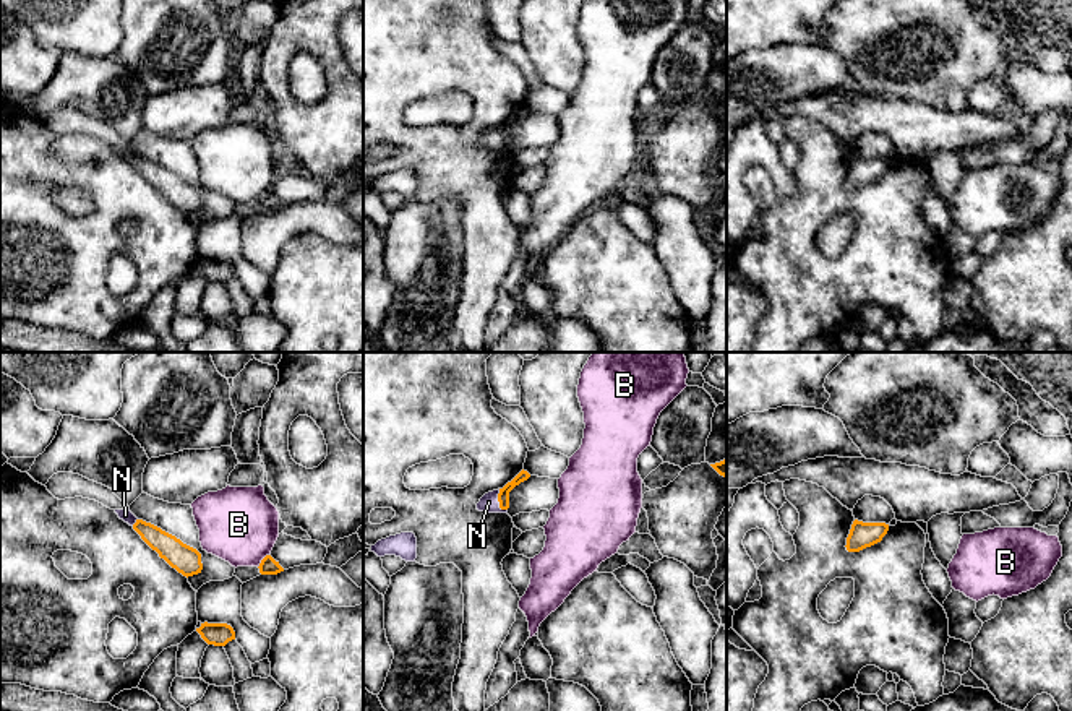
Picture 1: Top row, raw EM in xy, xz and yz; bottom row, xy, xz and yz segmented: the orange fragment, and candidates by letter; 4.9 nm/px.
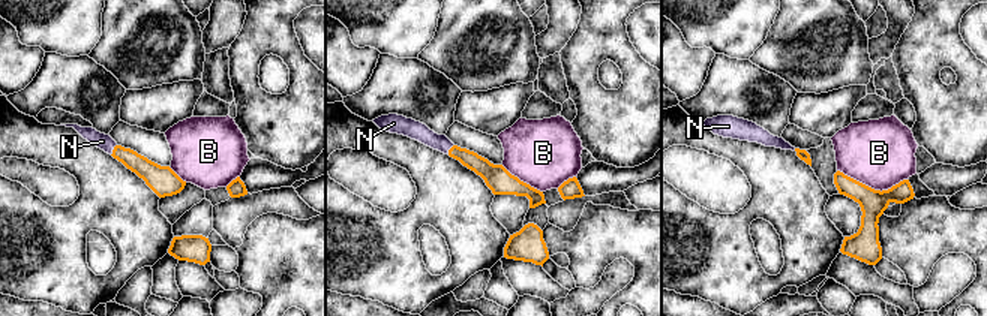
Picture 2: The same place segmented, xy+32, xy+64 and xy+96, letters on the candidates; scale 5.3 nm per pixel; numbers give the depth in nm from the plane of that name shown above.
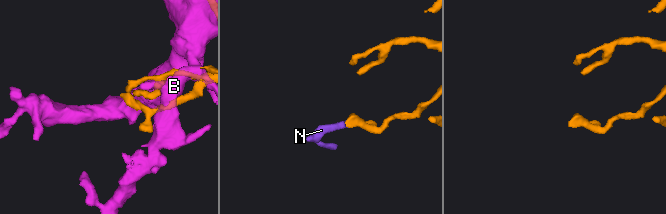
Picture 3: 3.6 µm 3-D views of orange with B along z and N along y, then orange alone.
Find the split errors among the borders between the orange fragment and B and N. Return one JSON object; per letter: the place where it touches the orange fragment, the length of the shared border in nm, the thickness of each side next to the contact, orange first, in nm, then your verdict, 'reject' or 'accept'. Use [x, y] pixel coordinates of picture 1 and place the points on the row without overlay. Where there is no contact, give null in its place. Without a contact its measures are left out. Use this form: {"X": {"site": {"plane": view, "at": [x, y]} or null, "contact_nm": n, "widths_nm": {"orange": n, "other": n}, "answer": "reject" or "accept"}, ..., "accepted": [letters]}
{"B": {"site": {"plane": "xy", "at": [261, 197]}, "contact_nm": 90, "widths_nm": {"orange": 90, "other": 380}, "answer": "reject"}, "N": {"site": {"plane": "xz", "at": [498, 137]}, "contact_nm": 120, "widths_nm": {"orange": 60, "other": 90}, "answer": "accept"}, "accepted": ["N"]}

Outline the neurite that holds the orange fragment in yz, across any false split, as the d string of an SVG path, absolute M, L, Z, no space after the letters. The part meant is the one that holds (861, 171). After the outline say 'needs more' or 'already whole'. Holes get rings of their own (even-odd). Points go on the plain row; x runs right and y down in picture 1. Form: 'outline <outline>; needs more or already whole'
outline M855 156L845 183L848 188L860 188L881 179L887 167L889 161L885 159L863 159Z; already whole

